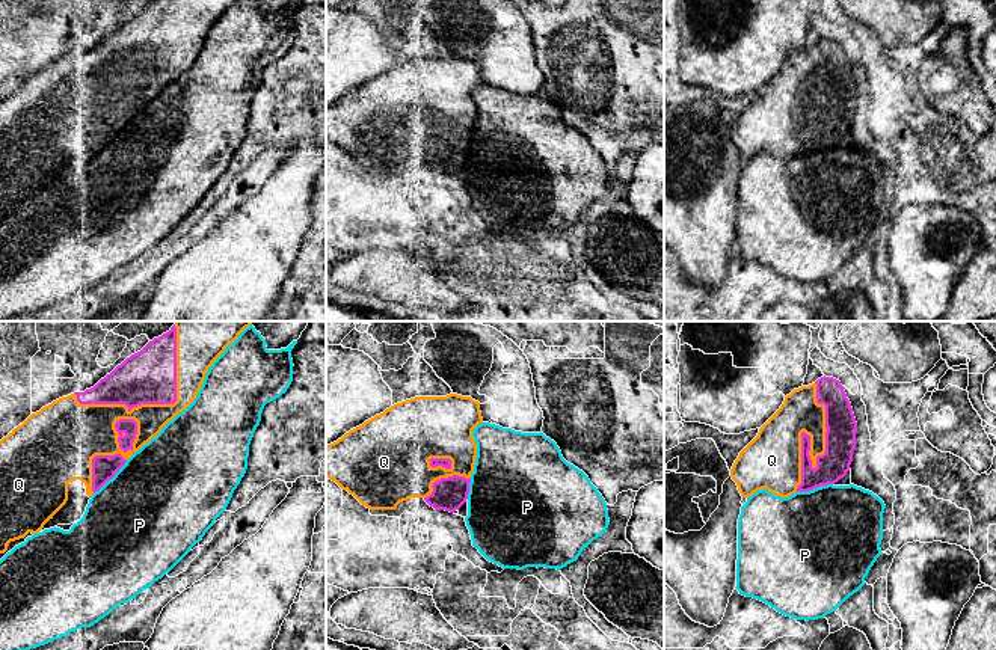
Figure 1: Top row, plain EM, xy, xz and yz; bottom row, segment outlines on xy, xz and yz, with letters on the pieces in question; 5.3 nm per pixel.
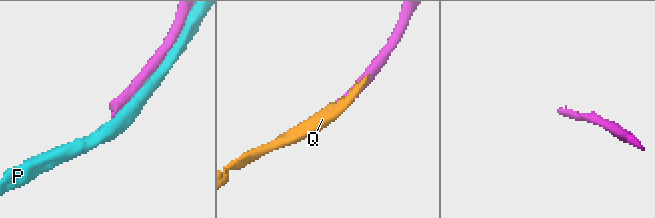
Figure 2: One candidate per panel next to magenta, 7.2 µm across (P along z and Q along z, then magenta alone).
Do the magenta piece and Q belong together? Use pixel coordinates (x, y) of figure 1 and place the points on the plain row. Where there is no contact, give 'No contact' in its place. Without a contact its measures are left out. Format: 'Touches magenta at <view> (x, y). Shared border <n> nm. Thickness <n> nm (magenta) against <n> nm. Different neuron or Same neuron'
Touches magenta at yz (811, 127). Shared border 600 nm. Thickness 160 nm (magenta) against 300 nm. Same neuron

